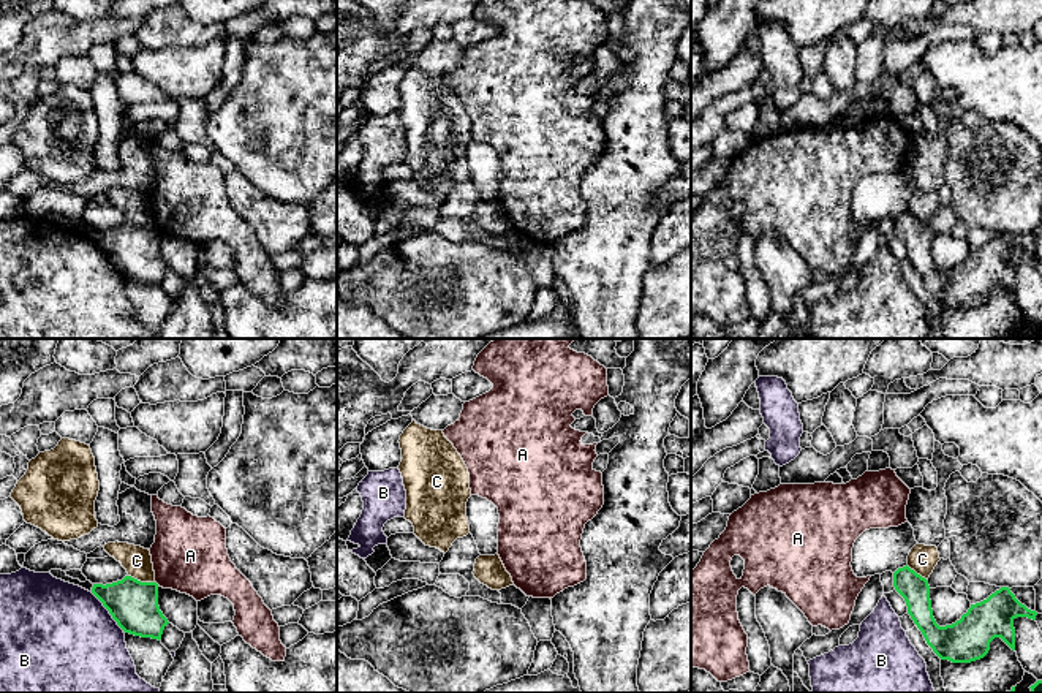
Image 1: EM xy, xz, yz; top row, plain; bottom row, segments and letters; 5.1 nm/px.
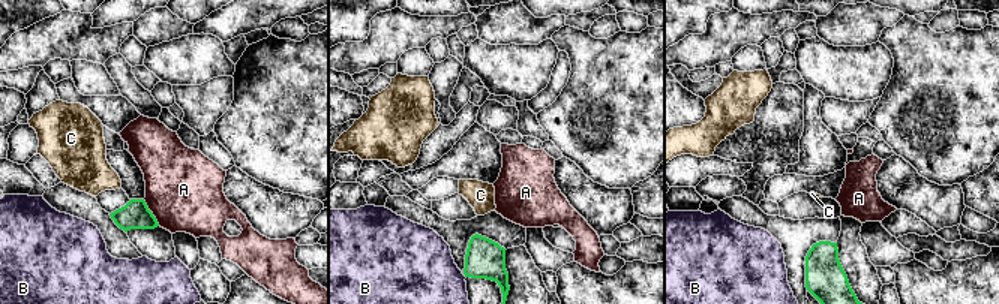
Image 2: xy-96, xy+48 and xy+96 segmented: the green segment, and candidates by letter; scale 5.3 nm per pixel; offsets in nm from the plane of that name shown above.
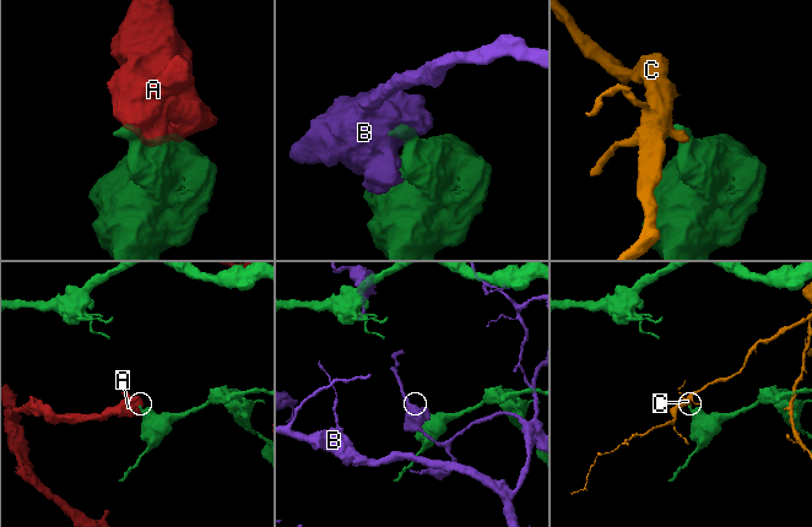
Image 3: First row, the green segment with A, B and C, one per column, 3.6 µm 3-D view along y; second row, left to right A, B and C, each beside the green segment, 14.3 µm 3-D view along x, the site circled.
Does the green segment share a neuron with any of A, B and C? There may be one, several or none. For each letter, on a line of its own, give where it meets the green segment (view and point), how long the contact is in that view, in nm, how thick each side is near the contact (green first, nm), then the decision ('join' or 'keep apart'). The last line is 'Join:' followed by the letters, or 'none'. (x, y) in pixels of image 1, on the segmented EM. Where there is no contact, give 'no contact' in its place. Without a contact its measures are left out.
A: no contact | keep apart
B: xy (108, 609) | 260 nm | 240/500 nm | keep apart
C: xy (139, 581) | 140 nm | 240/150 nm | keep apart
Join: none

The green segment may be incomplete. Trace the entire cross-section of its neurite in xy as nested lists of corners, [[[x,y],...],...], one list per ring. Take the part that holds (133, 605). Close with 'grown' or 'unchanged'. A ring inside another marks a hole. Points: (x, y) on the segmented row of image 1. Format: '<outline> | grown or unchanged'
[[[131,576],[112,584],[93,584],[92,593],[109,611],[117,625],[130,634],[161,639],[169,623],[158,606],[158,584]]] | unchanged

